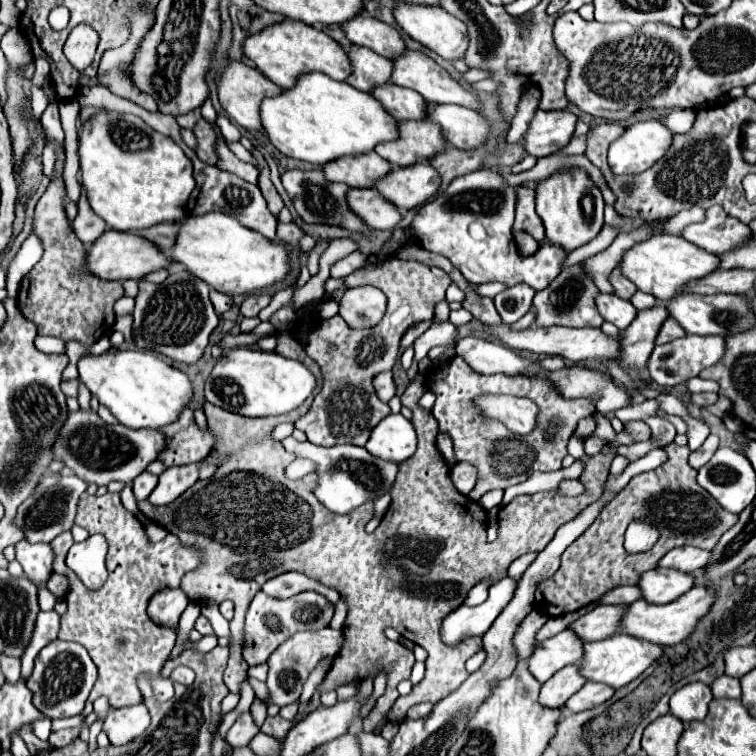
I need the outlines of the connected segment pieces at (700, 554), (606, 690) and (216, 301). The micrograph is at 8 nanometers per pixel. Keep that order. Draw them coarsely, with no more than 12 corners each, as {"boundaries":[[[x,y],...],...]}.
{"boundaries":[[[694,546],[670,550],[660,566],[694,572],[704,568],[712,552]],[[586,682],[568,700],[572,712],[590,710],[614,696],[602,682]],[[210,290],[216,312],[226,312],[234,304],[232,296]]]}

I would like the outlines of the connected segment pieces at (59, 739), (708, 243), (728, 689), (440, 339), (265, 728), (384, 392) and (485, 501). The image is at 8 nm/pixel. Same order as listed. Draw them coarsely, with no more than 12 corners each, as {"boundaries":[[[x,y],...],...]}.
{"boundaries":[[[79,728],[51,732],[48,741],[51,747],[68,745],[79,736]],[[720,206],[682,238],[722,256],[746,246],[752,230]],[[720,676],[712,682],[714,698],[740,698],[740,680]],[[434,322],[414,342],[414,360],[420,362],[435,346],[446,346],[454,356],[458,330],[450,322]],[[282,716],[266,718],[262,732],[278,740],[292,728]],[[392,372],[376,374],[374,390],[388,402],[396,394]],[[492,490],[480,498],[486,510],[502,502],[502,490]]]}

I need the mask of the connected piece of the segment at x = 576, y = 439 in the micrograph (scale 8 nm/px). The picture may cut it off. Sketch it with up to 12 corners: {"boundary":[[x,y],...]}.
{"boundary":[[572,436],[568,442],[568,454],[576,460],[582,458],[584,440]]}

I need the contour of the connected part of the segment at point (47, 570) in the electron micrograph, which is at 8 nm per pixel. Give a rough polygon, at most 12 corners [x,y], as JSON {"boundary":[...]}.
{"boundary":[[16,544],[16,560],[36,586],[52,576],[50,544]]}

